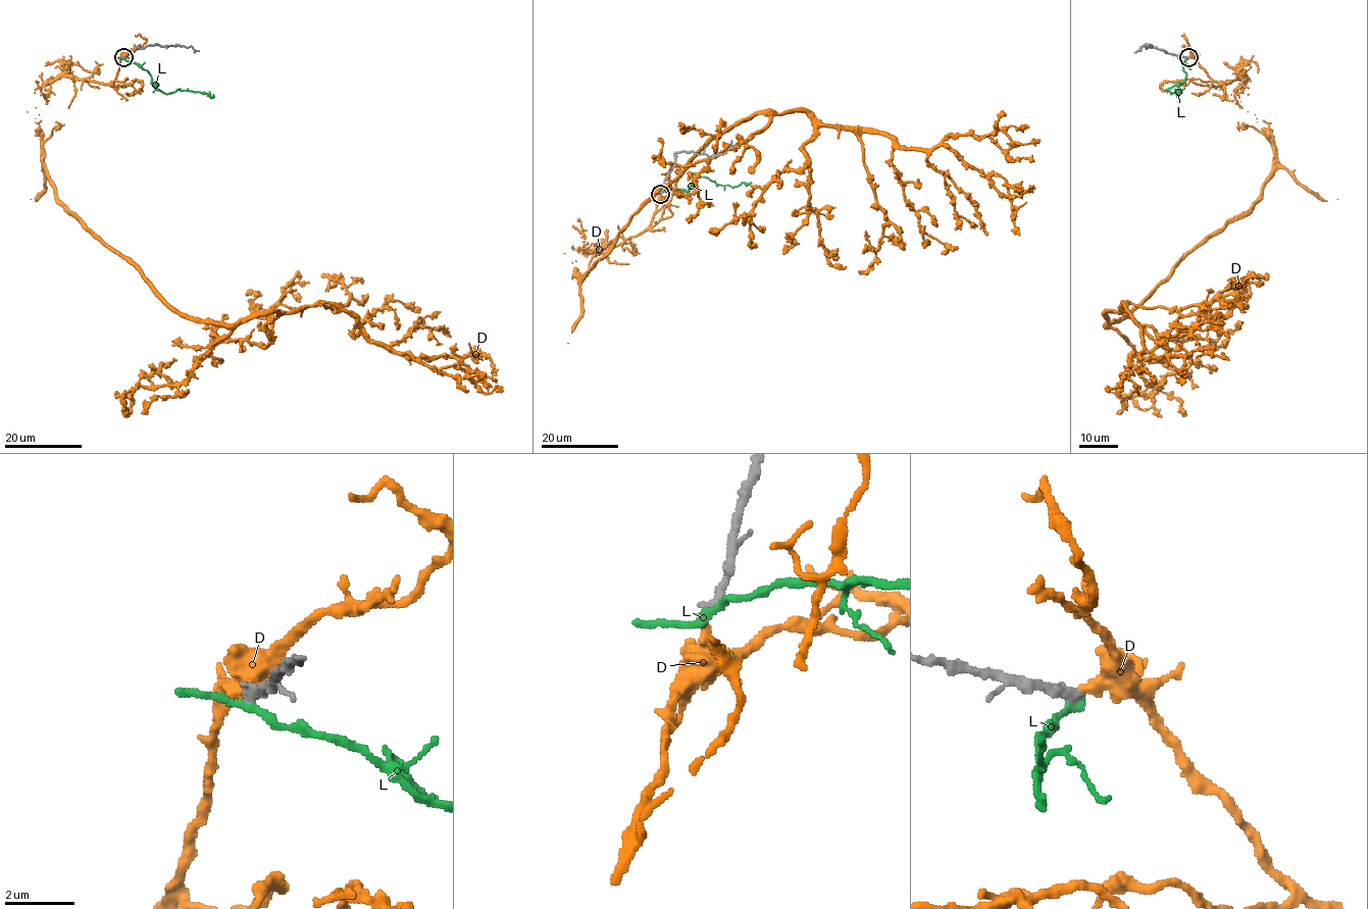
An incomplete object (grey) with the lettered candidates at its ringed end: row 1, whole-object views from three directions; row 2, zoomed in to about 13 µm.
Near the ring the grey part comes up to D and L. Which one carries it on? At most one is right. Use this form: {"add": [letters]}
{"add": []}

